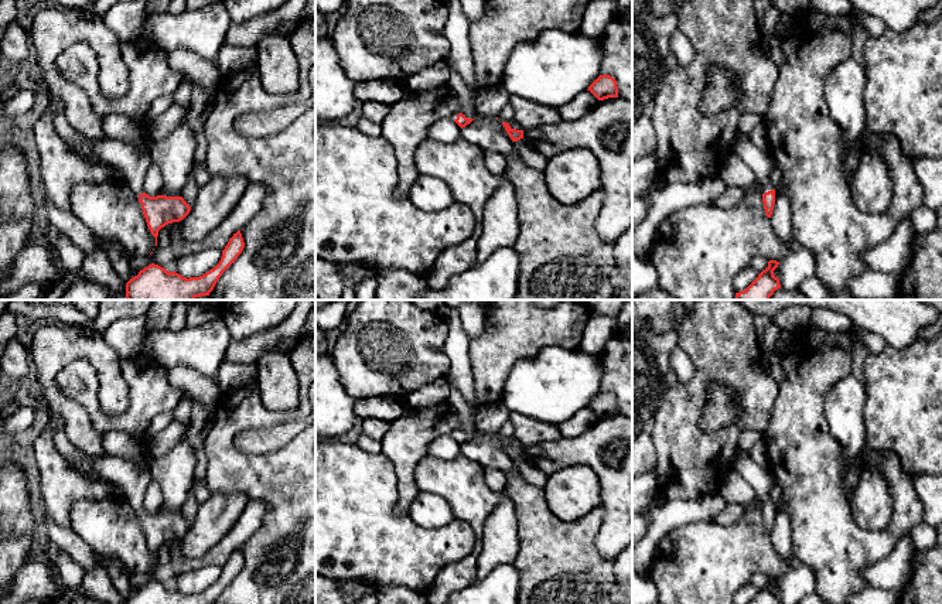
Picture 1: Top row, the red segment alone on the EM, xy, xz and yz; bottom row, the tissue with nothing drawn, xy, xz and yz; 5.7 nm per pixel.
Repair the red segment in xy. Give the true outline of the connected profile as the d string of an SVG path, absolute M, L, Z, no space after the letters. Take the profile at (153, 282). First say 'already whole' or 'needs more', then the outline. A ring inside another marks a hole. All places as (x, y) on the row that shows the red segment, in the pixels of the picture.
already whole; M240 231L233 233L222 250L219 263L199 277L182 277L158 265L149 265L126 283L127 300L194 300L209 296L222 273L238 259L245 248Z

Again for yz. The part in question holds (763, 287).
already whole; M769 260L768 267L745 290L735 293L735 300L769 300L781 289L779 279L774 276L778 265L779 262Z

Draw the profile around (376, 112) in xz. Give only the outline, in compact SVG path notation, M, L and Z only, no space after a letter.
M369 100L362 103L362 116L376 124L382 124L390 112L390 105L385 102Z

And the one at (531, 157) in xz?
M523 139L513 141L515 153L519 158L529 167L545 171L547 165L547 158L529 147Z

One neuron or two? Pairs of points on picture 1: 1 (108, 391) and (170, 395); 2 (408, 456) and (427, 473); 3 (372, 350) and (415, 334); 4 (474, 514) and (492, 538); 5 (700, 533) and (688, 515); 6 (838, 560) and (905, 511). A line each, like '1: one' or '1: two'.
1: two
2: two
3: one
4: two
5: two
6: one

